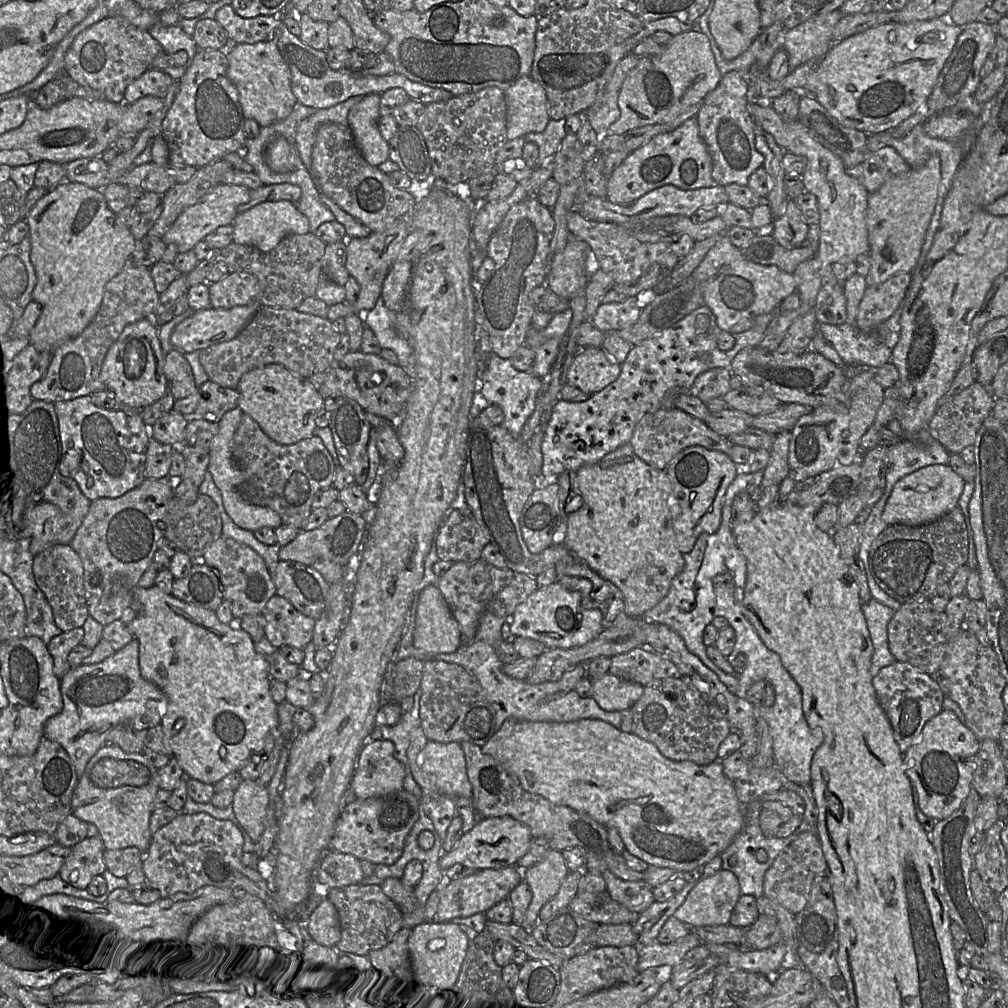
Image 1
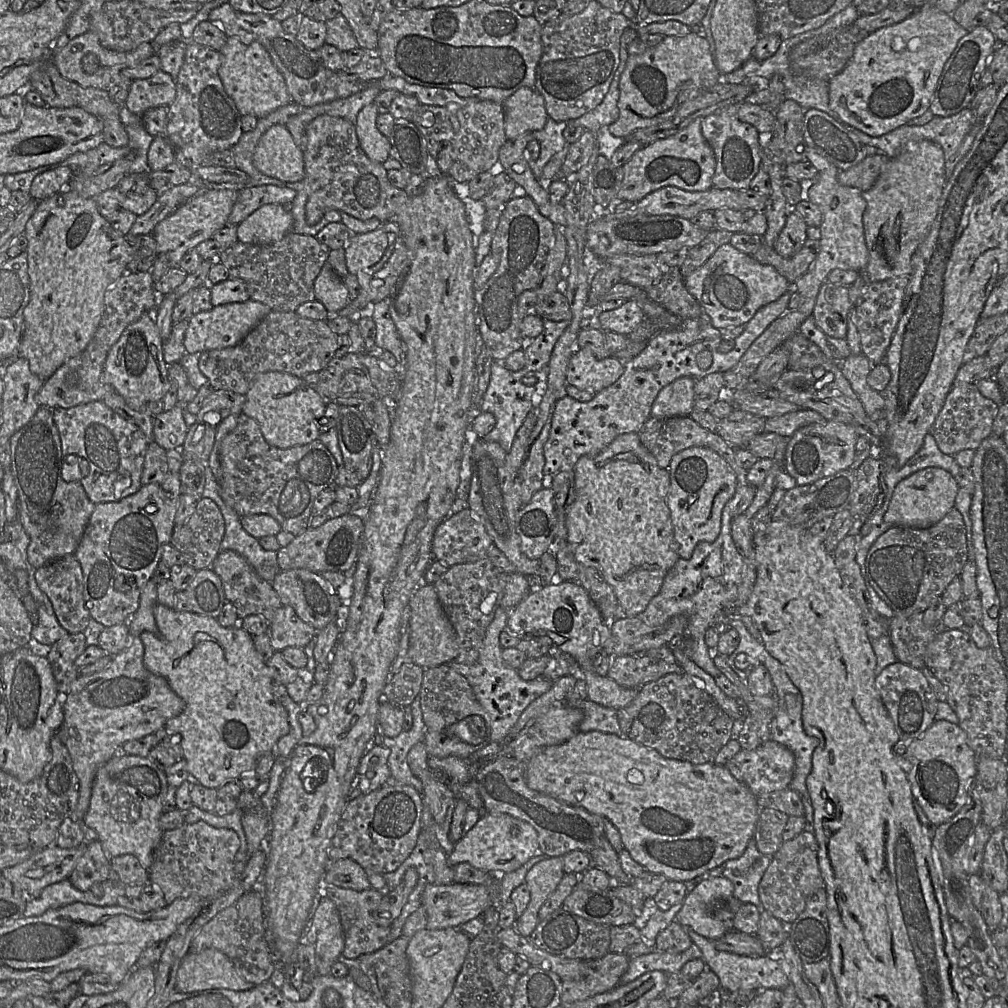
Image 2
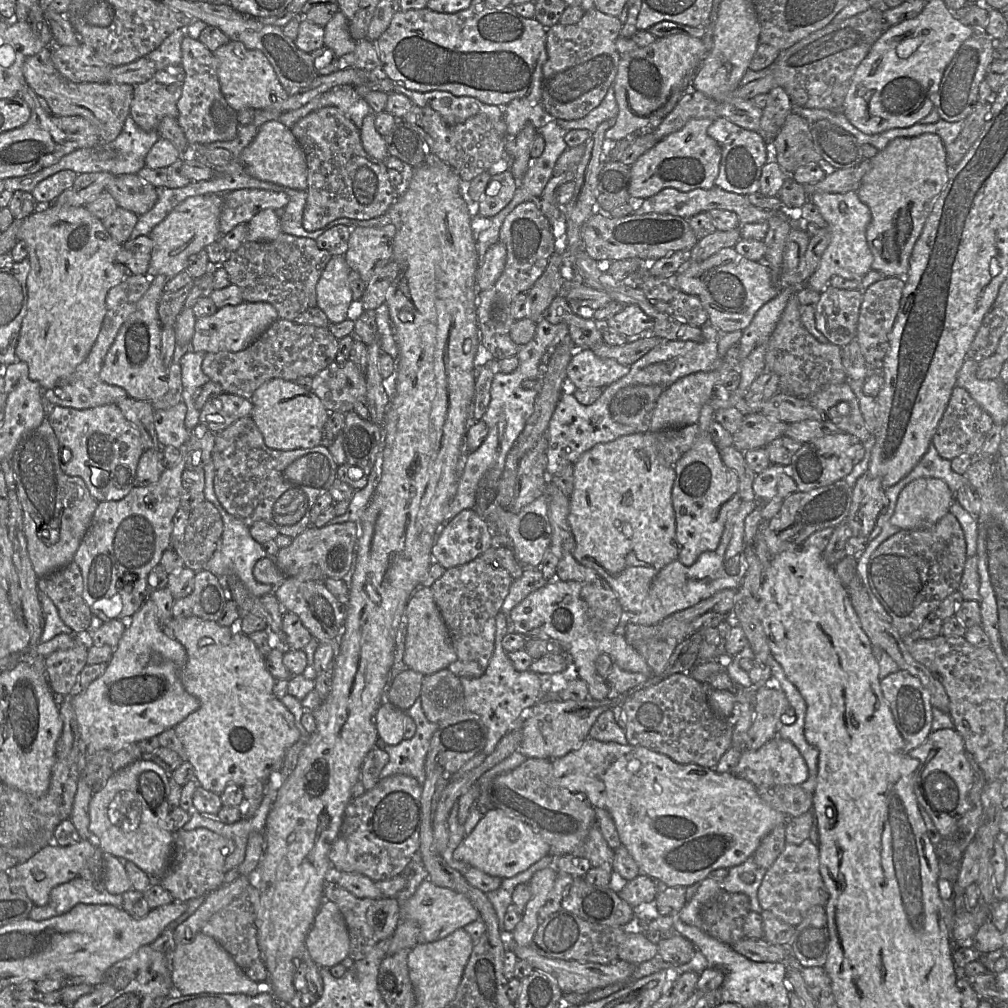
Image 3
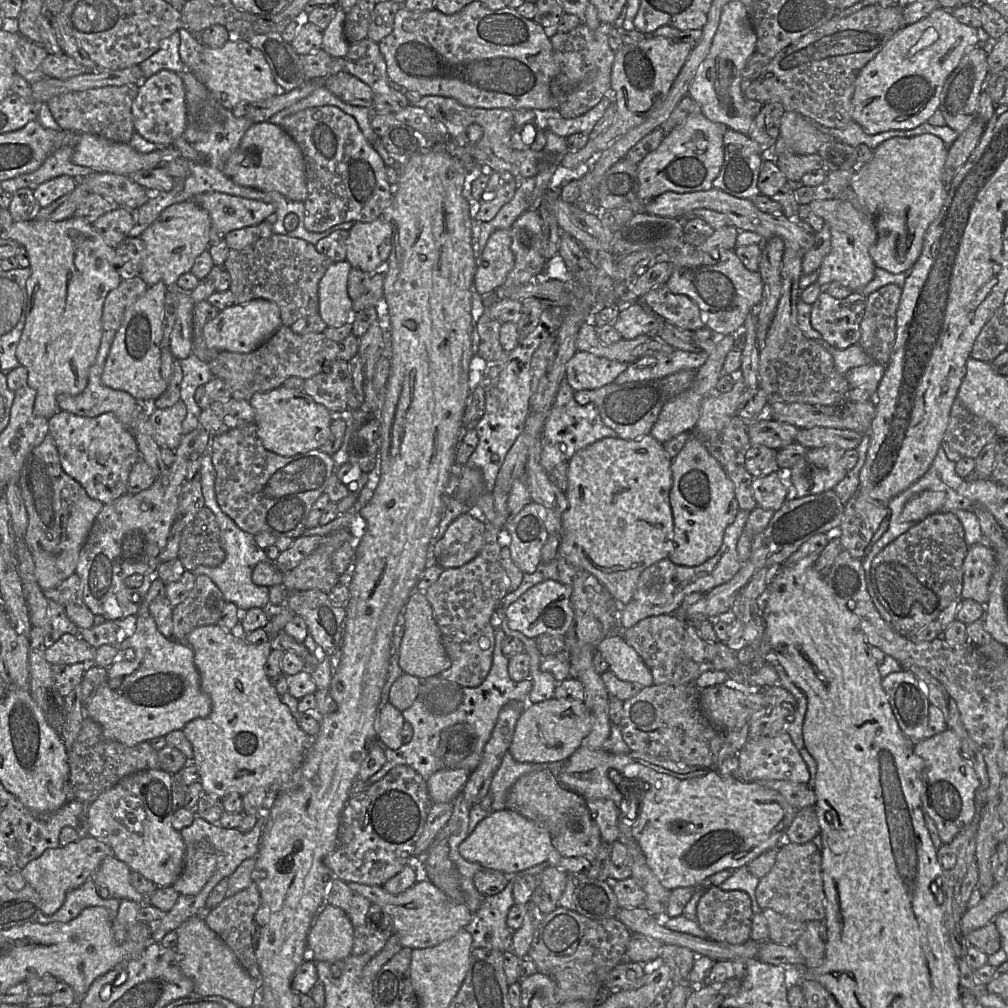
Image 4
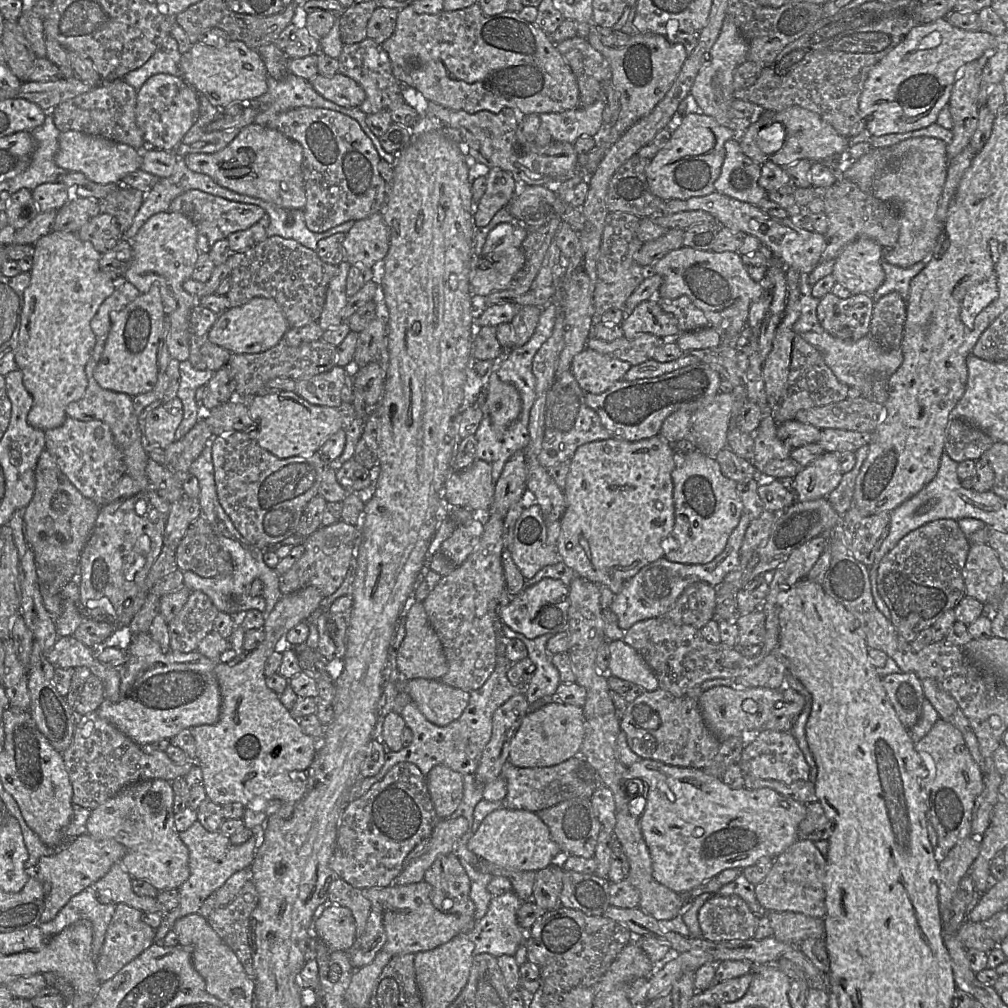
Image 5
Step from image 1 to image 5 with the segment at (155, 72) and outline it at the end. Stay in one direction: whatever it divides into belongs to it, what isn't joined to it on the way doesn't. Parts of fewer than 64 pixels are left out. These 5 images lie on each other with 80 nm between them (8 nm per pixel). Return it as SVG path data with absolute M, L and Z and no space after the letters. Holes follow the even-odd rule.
M155 74L137 91L136 123L146 144L153 148L175 150L196 122L199 109L199 93L181 75Z

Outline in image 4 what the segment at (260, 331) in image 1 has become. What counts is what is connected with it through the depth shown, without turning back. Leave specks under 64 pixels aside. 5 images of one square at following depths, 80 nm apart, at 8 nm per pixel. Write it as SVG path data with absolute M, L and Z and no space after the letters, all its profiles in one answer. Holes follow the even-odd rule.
M282 325L270 338L250 353L221 351L209 365L214 377L225 381L232 397L249 401L255 393L263 393L282 386L290 377L304 380L319 374L336 360L339 343L328 339L323 332L296 334L289 326Z

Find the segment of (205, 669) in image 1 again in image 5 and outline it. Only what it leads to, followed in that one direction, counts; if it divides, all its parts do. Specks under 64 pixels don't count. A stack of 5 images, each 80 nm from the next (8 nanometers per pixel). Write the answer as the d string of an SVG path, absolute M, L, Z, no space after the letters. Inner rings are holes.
M313 586L306 587L294 593L283 595L274 609L268 614L264 624L265 639L256 649L247 652L239 662L222 662L221 655L230 650L231 644L217 630L209 632L198 644L196 651L216 663L215 674L218 679L221 706L219 719L215 724L199 725L190 728L196 741L197 764L202 770L203 783L207 797L221 806L239 802L246 806L255 798L264 798L269 802L266 814L277 813L281 818L288 819L293 814L295 804L300 801L308 790L308 769L312 764L317 749L316 739L306 735L290 711L281 703L279 695L266 684L265 664L275 651L275 646L282 635L286 635L307 619L321 605L323 596Z

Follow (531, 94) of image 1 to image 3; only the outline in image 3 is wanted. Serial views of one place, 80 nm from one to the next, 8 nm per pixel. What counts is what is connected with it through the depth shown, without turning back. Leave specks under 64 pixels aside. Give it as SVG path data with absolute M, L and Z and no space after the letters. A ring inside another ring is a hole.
M525 98L514 99L501 108L508 136L518 134L527 125L539 129L549 118L541 103L531 103Z

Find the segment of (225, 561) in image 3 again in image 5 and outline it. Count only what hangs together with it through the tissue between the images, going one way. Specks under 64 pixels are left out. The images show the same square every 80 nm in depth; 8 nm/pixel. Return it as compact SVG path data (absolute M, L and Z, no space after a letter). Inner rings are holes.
M212 441L206 445L201 455L192 463L188 473L194 475L199 481L201 515L209 521L220 544L230 553L234 569L229 575L219 575L215 577L202 577L193 571L187 570L184 571L184 585L191 591L199 590L205 593L220 612L236 614L241 611L258 609L259 611L264 612L267 617L274 609L276 603L283 596L279 587L280 574L265 563L263 551L258 547L251 545L240 534L221 506L215 483L215 472L212 461ZM255 579L260 579L264 584L262 596L250 595L251 585Z

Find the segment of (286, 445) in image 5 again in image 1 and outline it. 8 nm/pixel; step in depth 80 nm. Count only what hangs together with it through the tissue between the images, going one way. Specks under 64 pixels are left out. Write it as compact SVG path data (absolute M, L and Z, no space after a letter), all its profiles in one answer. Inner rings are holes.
M269 364L247 372L240 379L236 390L239 393L238 407L242 412L251 416L270 439L282 445L294 444L312 436L317 427L315 419L324 406L324 398L306 377L280 364Z

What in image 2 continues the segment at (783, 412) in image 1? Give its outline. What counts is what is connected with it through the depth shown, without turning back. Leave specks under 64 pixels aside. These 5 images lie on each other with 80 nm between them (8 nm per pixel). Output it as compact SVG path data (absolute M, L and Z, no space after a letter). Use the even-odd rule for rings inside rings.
M799 409L781 416L766 419L765 431L790 438L801 427L810 424L822 424L826 421L828 420L811 409Z

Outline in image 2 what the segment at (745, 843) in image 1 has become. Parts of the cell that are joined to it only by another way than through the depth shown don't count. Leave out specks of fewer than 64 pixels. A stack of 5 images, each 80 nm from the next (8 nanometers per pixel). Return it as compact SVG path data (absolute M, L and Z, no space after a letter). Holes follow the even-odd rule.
M753 837L739 858L724 863L722 875L733 883L734 897L742 903L755 905L759 912L763 907L758 886L772 859L772 855L763 855L758 851Z

